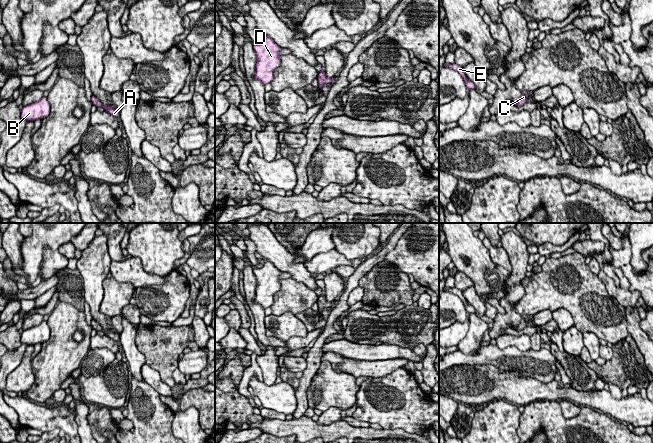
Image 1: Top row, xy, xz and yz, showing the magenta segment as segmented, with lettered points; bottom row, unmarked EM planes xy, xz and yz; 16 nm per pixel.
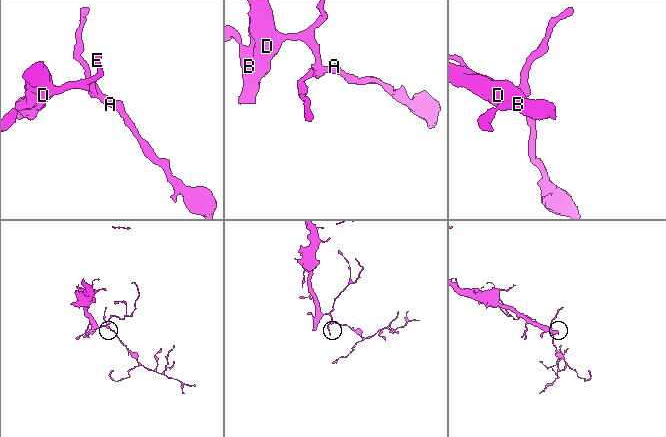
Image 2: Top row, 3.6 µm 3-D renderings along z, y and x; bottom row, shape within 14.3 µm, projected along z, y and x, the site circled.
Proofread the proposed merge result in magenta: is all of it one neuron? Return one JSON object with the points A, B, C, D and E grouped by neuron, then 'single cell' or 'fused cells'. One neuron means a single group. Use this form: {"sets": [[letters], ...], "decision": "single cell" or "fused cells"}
{"sets": [["A", "B", "C", "D", "E"]], "decision": "single cell"}

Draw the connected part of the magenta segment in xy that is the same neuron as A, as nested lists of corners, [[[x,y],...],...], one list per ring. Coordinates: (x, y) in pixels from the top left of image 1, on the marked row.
[[[92,95],[91,101],[92,101],[93,105],[95,105],[96,107],[103,107],[105,109],[105,111],[108,112],[109,114],[111,114],[112,116],[114,116],[116,118],[120,117],[120,110],[118,110],[117,108],[115,108],[113,105],[105,106],[94,95]]]

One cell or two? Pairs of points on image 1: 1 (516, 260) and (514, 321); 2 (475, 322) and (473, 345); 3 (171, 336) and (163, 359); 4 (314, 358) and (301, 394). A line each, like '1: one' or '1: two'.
1: one
2: one
3: one
4: one

